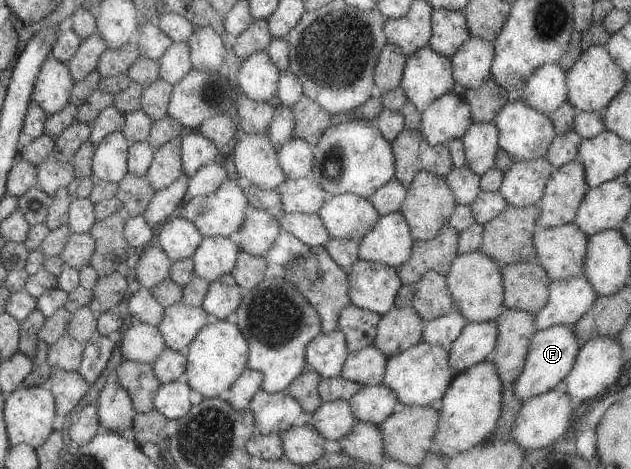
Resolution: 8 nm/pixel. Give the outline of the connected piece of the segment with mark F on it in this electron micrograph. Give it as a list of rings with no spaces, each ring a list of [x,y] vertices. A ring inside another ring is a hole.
[[[555,324],[543,330],[535,331],[529,340],[527,356],[519,376],[512,382],[513,394],[519,402],[524,403],[545,390],[554,388],[554,386],[573,368],[575,356],[579,352],[581,344],[575,338],[572,326],[567,324]]]

